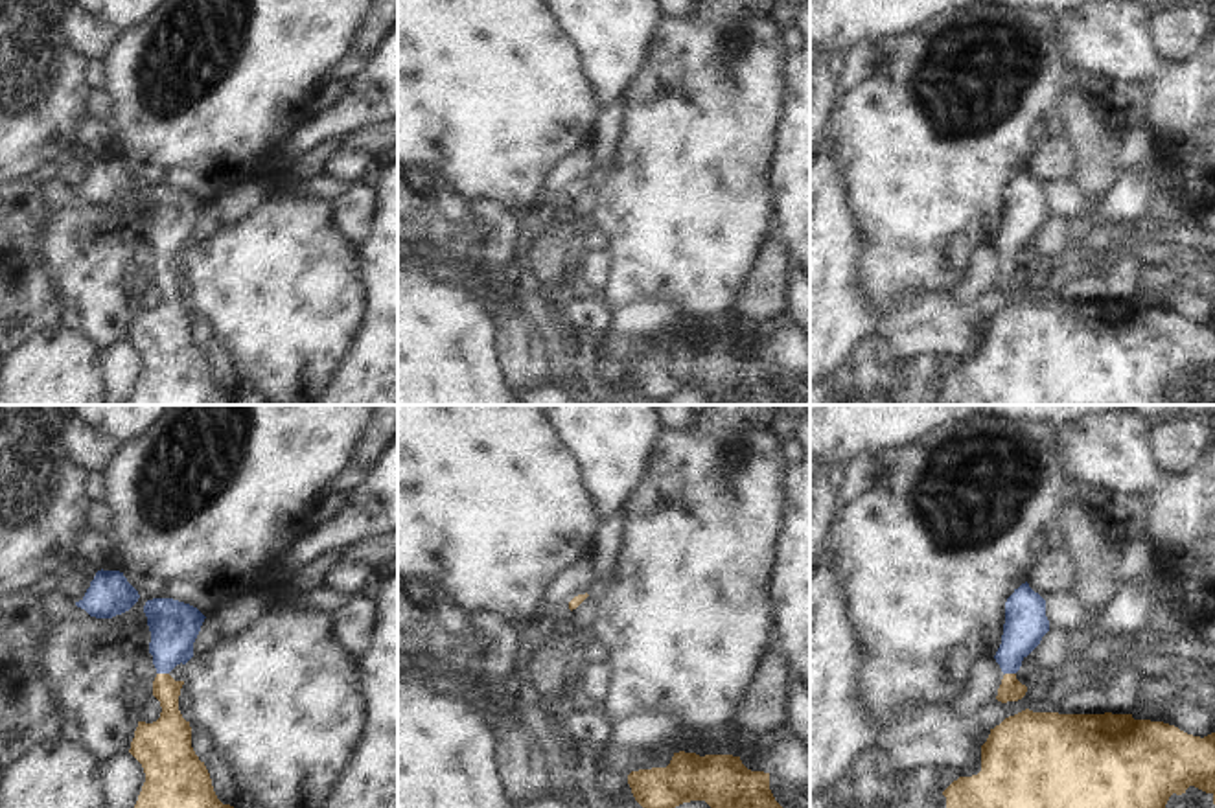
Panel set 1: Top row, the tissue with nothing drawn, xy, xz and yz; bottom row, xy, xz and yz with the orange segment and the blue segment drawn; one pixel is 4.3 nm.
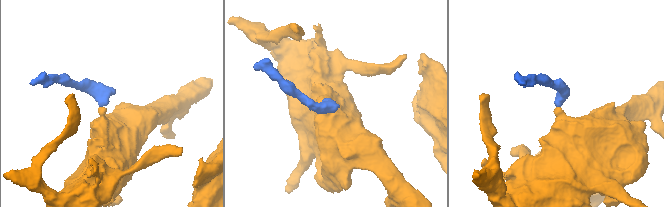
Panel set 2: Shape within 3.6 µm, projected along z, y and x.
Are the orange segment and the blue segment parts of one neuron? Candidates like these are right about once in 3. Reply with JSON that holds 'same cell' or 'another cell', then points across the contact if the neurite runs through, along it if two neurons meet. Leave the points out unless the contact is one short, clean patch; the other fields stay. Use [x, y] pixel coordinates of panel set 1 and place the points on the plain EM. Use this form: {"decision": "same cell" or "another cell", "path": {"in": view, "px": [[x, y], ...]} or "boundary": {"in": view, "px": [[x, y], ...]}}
{"decision": "same cell", "path": {"in": "xy", "px": [[170, 317], [170, 288], [162, 262], [173, 212]]}}

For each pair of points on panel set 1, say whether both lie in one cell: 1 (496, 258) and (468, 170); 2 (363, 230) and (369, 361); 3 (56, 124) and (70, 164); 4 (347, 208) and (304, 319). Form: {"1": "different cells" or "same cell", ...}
{"1": "different cells", "2": "different cells", "3": "different cells", "4": "different cells"}

